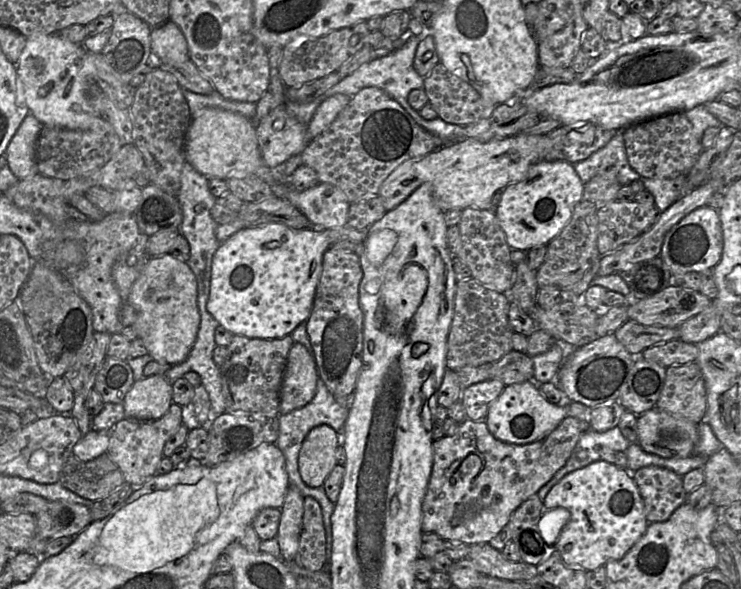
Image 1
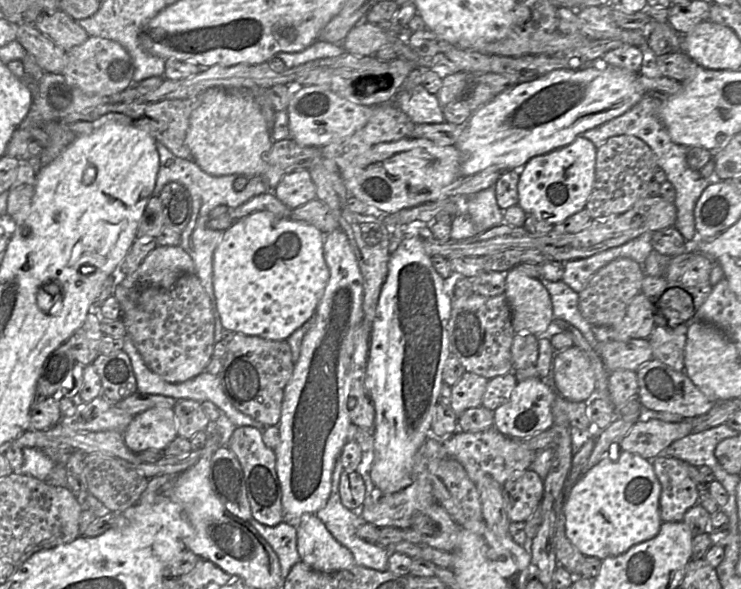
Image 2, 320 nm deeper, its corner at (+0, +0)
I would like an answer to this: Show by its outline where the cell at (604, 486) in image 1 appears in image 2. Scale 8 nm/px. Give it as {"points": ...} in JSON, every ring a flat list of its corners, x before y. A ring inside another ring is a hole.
{"points":[[621,450,610,453,582,474,571,489,564,507,566,536,583,556,600,560,619,556,659,532,660,494,652,460]]}

